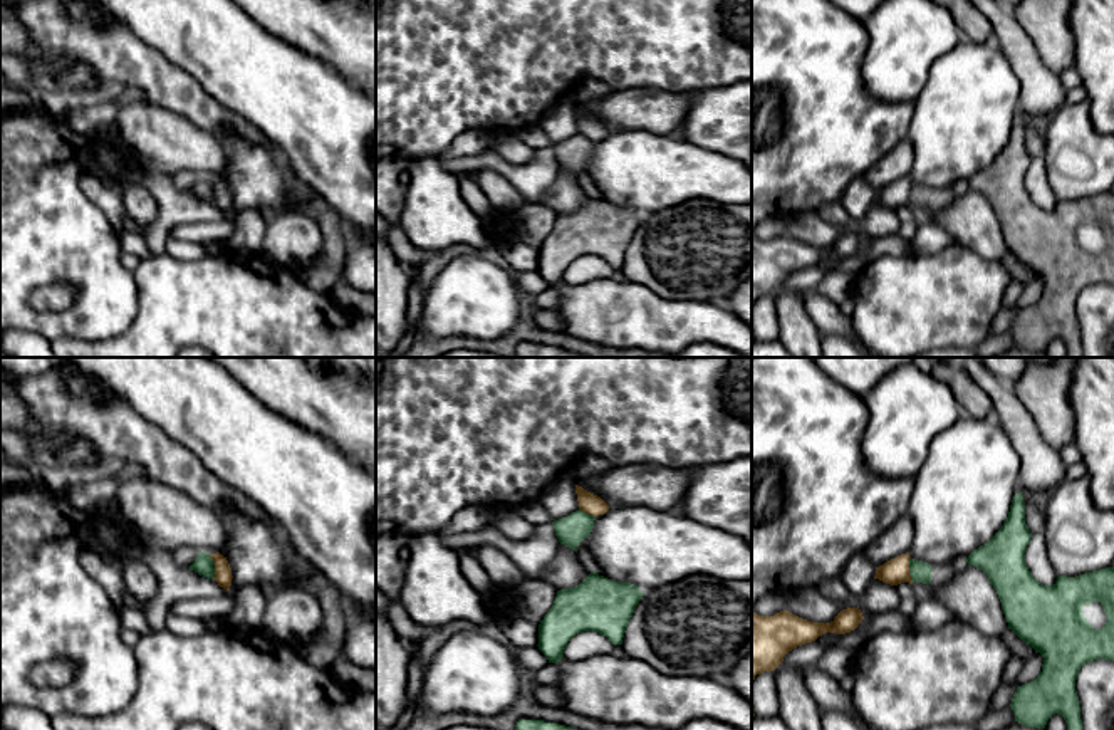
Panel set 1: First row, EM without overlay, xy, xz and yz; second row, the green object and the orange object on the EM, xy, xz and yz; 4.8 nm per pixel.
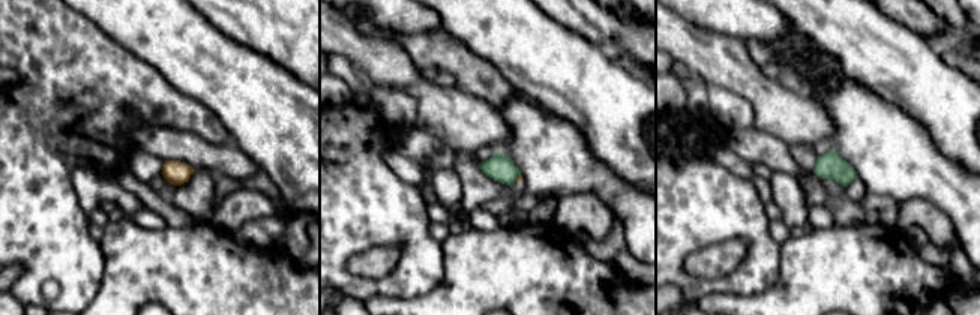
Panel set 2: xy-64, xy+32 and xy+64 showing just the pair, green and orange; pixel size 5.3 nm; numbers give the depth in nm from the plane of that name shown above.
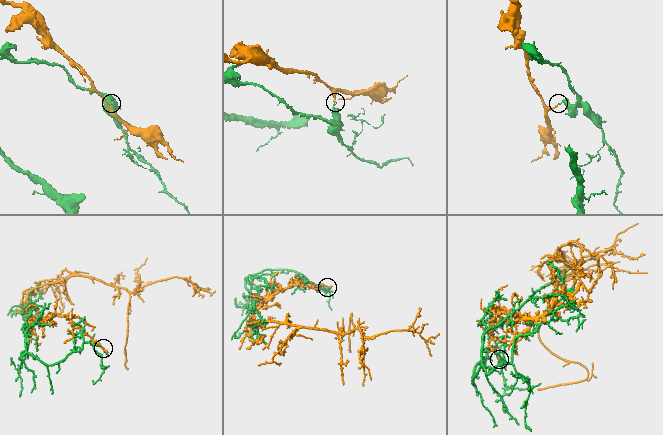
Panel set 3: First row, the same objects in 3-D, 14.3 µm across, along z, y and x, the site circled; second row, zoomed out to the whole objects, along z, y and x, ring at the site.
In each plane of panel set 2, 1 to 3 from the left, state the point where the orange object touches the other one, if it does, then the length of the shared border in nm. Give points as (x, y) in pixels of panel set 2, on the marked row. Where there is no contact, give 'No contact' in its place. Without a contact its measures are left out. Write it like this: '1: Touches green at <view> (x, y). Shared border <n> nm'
1: No contact
2: Touches green at xy+32 (518, 176). Shared border 50 nm
3: No contact

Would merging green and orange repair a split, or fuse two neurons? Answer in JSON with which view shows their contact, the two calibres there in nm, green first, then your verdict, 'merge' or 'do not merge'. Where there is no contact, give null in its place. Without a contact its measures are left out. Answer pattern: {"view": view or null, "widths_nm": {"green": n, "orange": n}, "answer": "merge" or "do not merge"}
{"view": "xy", "widths_nm": {"green": 90, "orange": 80}, "answer": "do not merge"}

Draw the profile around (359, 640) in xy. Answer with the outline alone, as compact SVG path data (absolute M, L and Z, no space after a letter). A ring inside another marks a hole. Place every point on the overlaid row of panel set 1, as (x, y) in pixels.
M342 597L346 609L344 653L346 660L376 670L376 609L364 602Z

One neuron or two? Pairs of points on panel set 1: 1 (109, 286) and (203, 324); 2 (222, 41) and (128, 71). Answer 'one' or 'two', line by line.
1: two
2: two

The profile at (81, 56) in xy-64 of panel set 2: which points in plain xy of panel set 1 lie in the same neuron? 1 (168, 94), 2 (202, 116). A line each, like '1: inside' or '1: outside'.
1: inside
2: inside

